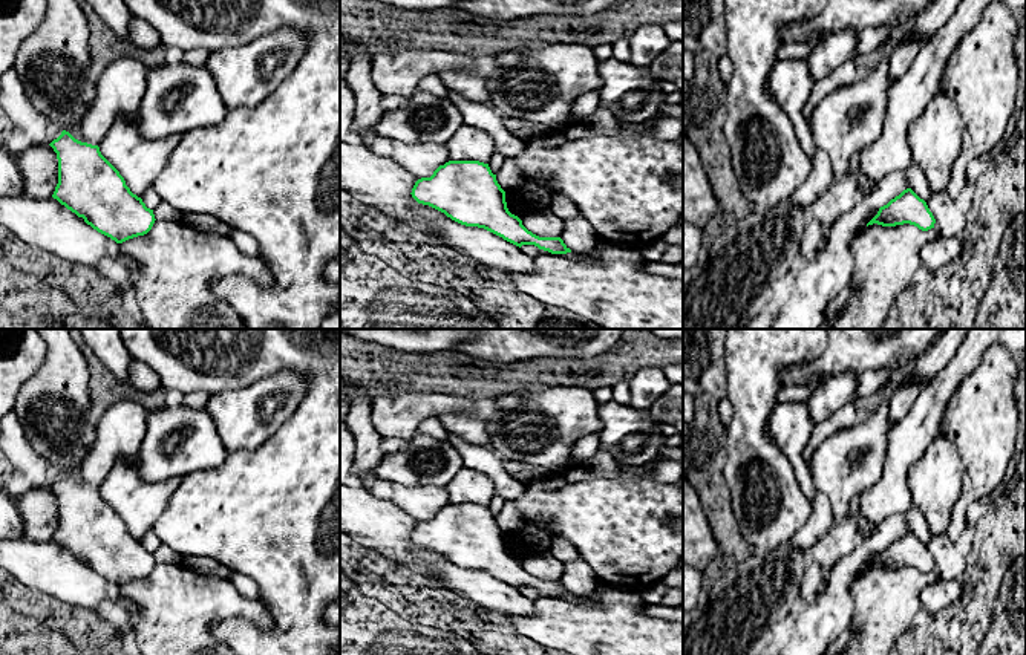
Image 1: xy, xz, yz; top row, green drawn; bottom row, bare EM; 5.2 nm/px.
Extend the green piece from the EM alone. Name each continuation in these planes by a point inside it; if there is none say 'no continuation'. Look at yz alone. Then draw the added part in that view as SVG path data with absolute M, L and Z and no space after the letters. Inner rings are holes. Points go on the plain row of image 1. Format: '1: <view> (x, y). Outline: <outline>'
no continuation

